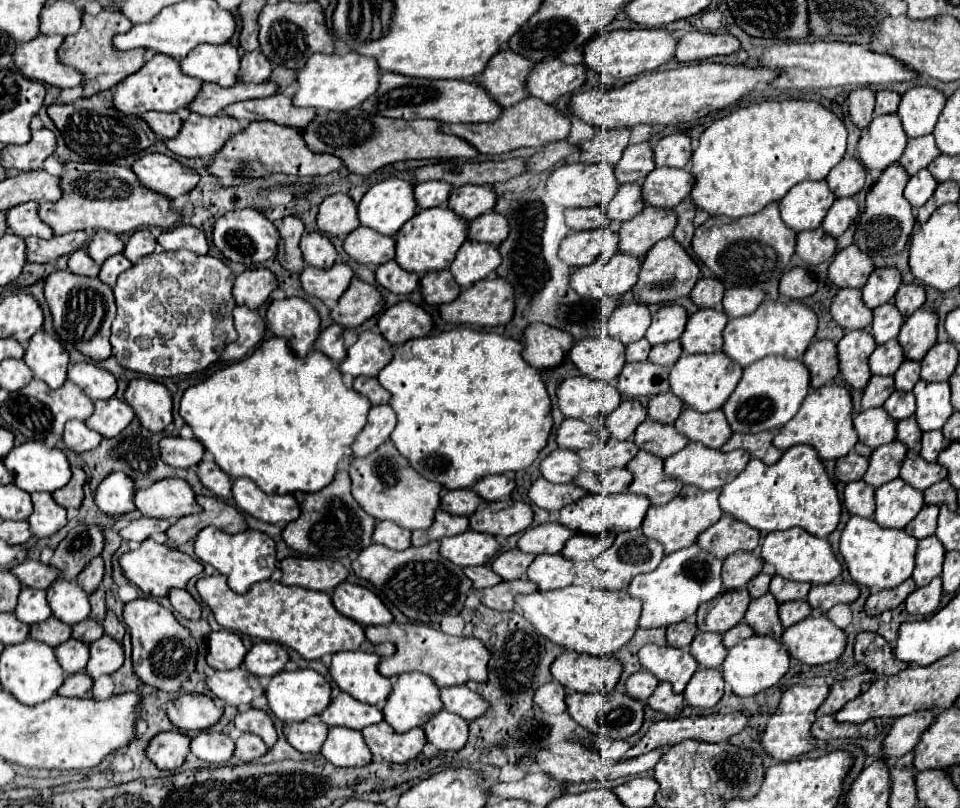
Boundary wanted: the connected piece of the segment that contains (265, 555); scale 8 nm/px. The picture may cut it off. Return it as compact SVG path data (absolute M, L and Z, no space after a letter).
M208 526L196 534L194 552L202 562L212 564L220 574L228 578L228 586L236 594L244 594L252 584L268 580L276 568L276 544L260 530L246 530L238 534L226 534L214 526Z

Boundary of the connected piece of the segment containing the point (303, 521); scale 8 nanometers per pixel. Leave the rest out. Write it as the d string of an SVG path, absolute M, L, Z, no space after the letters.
M346 470L336 472L336 478L324 486L324 490L312 492L312 494L302 494L296 492L294 498L300 504L300 518L290 522L282 530L284 542L298 550L304 556L312 558L330 558L338 560L342 556L348 556L350 552L360 552L372 542L372 532L376 526L376 520L368 516L358 502L350 494L350 476Z

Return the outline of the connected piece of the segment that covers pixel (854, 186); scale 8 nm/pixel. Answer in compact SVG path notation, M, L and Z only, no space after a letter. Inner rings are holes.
M844 158L830 170L826 182L836 198L854 196L864 186L864 168L858 160Z

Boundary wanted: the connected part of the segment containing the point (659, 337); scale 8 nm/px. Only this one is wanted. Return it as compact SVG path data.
M670 304L670 306L662 306L654 316L652 316L652 324L646 330L646 340L656 346L656 344L664 344L664 342L672 342L678 340L684 332L686 326L686 310L682 306Z

